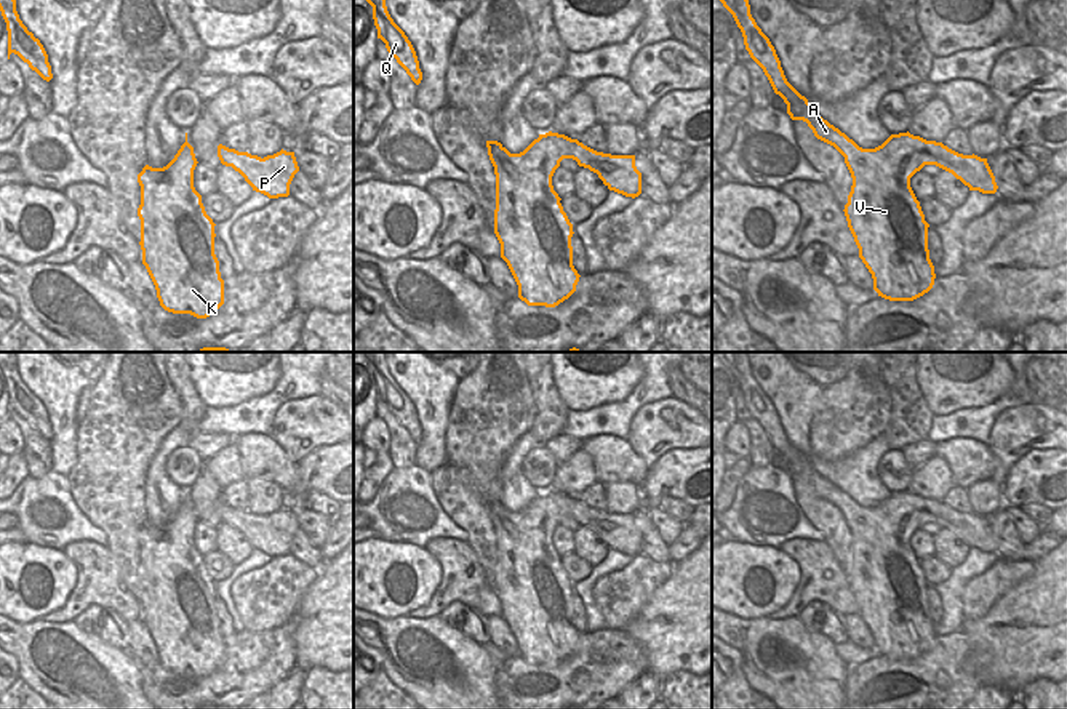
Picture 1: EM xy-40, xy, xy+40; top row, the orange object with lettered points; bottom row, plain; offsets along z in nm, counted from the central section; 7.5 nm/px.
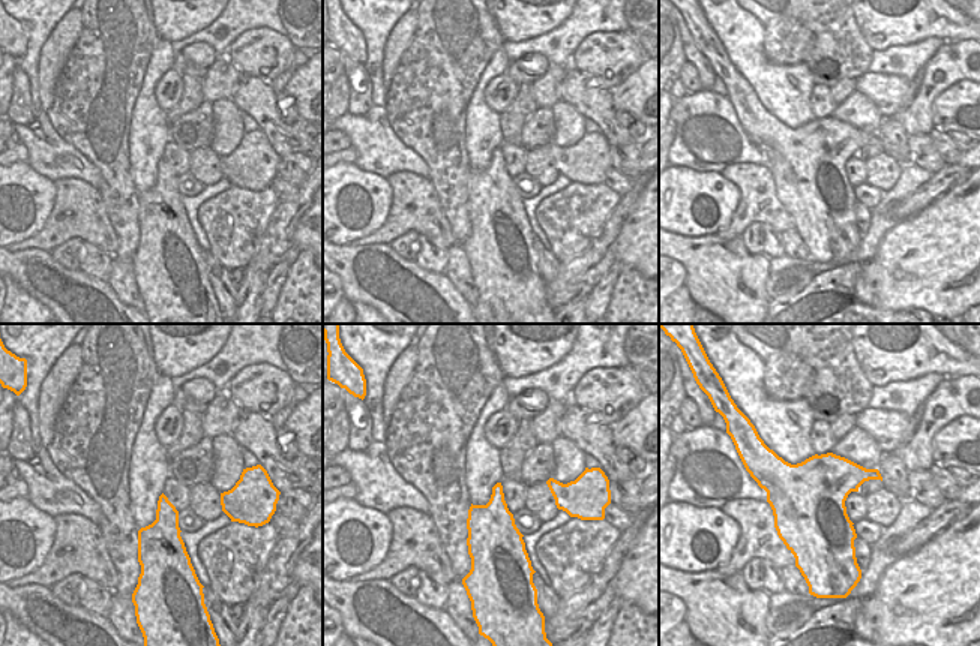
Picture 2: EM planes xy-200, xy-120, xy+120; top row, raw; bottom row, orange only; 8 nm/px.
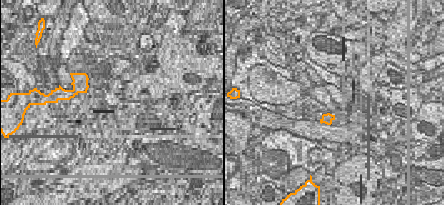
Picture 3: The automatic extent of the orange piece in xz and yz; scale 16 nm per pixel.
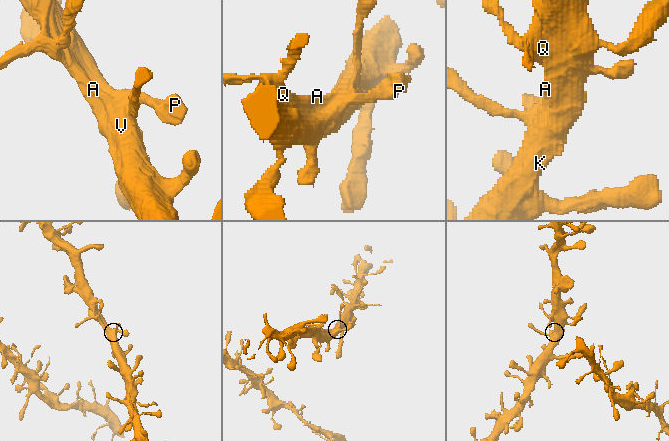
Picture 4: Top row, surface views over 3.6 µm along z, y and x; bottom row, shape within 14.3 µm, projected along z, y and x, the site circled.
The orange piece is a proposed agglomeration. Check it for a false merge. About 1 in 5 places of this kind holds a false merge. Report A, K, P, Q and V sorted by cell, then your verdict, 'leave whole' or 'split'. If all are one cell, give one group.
A K P Q V; leave whole

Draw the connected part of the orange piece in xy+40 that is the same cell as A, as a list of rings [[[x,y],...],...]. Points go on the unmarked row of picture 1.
[[[745,352],[715,354],[733,373],[745,408],[787,463],[790,477],[806,480],[817,498],[845,515],[853,544],[843,570],[859,616],[872,632],[873,648],[889,659],[913,659],[928,651],[936,637],[928,608],[929,583],[910,546],[910,536],[925,523],[936,523],[969,549],[995,552],[998,544],[987,517],[958,512],[942,501],[909,490],[891,493],[875,507],[859,506],[824,479],[787,440],[774,405],[750,373]]]

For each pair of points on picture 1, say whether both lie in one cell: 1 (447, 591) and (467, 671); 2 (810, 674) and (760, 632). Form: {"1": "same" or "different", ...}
{"1": "different", "2": "same"}

